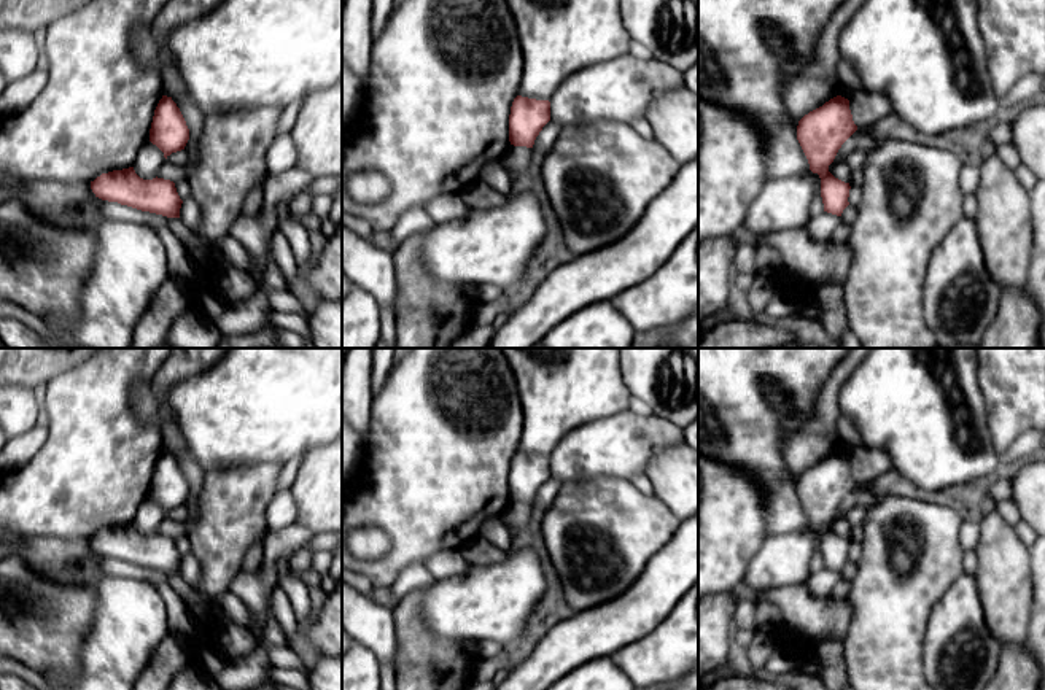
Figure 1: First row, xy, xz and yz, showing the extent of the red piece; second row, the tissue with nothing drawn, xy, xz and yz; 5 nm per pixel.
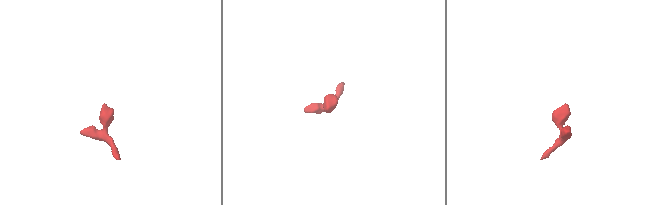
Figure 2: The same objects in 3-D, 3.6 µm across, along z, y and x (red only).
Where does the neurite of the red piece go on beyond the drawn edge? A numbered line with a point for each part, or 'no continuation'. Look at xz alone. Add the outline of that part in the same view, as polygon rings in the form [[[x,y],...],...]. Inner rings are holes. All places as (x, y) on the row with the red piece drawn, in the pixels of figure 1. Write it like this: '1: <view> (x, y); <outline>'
1: xz (517, 159); [[[511,145],[506,165],[512,180],[525,173],[531,161],[531,148]]]

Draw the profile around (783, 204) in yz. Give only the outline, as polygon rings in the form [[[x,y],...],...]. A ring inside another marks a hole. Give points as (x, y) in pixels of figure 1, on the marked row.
[[[811,170],[768,180],[751,202],[744,226],[756,234],[806,226],[814,192],[816,178]]]

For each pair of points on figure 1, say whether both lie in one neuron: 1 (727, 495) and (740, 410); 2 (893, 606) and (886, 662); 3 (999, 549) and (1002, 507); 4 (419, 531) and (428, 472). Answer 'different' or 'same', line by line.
1: different
2: same
3: different
4: same

